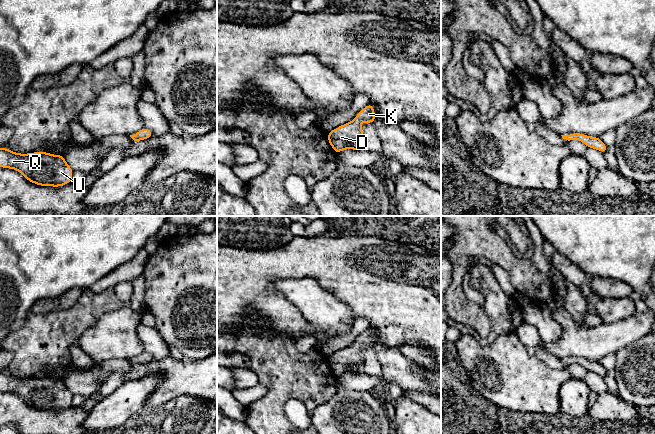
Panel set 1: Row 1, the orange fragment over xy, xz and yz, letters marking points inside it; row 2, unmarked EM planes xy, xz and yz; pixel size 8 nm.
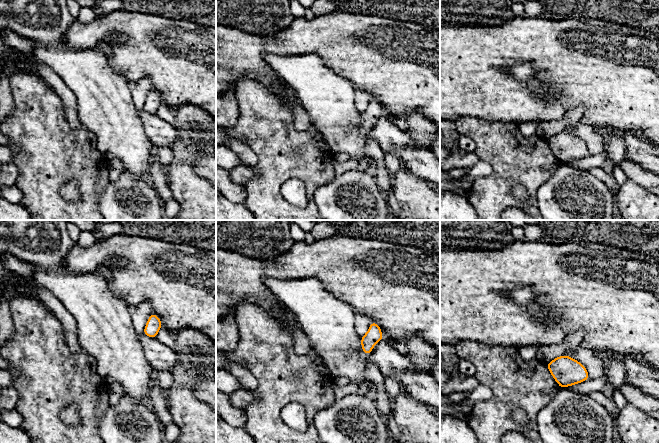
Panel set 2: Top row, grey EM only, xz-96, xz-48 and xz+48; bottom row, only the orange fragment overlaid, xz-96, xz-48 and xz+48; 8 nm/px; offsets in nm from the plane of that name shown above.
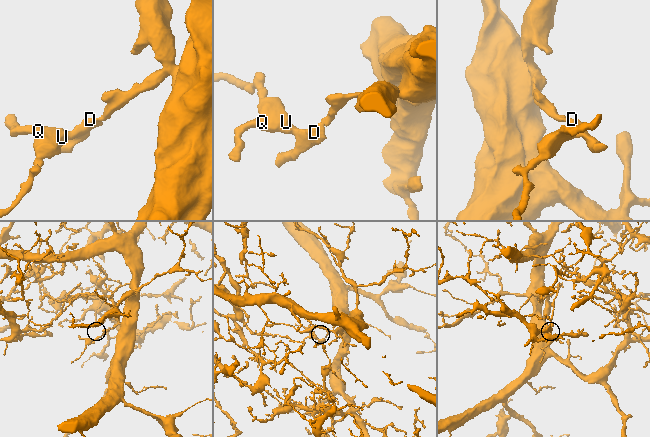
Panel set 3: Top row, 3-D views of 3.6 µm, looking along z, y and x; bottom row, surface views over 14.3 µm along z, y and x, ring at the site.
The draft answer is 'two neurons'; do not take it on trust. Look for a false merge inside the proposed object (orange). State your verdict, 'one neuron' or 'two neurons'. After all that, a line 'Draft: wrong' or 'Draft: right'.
one neuron
Draft: wrong

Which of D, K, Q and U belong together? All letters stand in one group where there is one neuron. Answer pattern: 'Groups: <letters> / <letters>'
Groups: D K Q U

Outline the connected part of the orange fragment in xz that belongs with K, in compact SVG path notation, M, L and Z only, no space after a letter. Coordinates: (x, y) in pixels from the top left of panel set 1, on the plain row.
M368 328L357 337L355 343L333 353L329 358L326 358L334 376L339 377L344 373L363 373L364 357L361 353L361 347L374 347L375 345L374 330Z

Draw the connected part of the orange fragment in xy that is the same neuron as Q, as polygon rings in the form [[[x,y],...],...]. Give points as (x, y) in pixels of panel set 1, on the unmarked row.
[[[1,371],[0,391],[17,394],[28,405],[40,410],[60,411],[73,405],[73,394],[64,380],[48,376],[21,378]]]

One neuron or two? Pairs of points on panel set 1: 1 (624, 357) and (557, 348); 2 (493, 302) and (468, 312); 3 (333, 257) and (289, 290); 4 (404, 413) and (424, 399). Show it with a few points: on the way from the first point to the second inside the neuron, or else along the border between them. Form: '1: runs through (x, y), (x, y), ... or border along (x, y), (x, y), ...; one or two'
1: border along (635, 340), (615, 353); two
2: border along (483, 306), (490, 329); two
3: border along (285, 278), (313, 277), (327, 290); two
4: border along (404, 394), (430, 411); two

